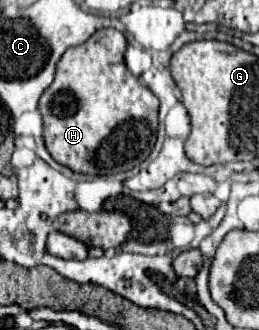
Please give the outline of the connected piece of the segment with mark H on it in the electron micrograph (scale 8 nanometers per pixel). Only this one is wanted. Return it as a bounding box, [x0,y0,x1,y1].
[39,27,159,175]

